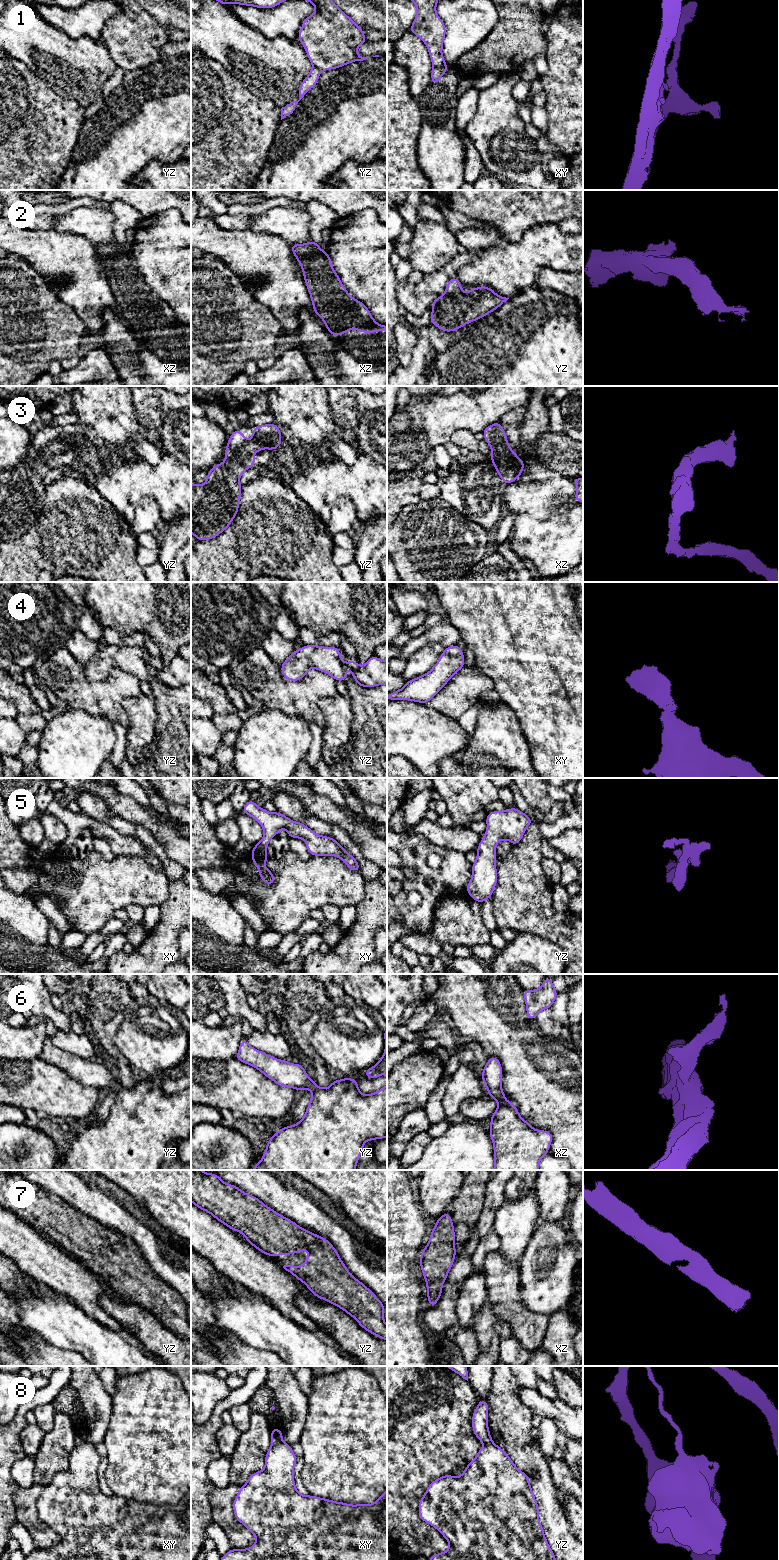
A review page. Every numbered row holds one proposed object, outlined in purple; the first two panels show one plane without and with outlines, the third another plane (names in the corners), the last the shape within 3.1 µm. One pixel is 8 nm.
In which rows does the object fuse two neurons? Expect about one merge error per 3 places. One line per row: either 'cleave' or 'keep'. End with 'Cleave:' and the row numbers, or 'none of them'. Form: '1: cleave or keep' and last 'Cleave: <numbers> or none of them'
1: cleave
2: keep
3: keep
4: keep
5: keep
6: keep
7: keep
8: cleave
Cleave: 1, 8

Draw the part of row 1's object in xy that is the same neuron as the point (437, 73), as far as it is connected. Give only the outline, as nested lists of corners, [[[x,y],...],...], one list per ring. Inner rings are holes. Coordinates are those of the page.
[[[447,64],[441,67],[433,68],[431,72],[431,83],[438,84],[442,76],[446,73],[447,69]]]

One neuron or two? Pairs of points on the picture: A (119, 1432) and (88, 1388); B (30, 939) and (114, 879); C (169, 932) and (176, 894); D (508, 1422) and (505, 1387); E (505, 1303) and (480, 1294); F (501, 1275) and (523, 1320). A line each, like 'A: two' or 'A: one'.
A: two
B: two
C: one
D: one
E: two
F: one

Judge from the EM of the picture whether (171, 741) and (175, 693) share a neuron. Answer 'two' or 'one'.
one

